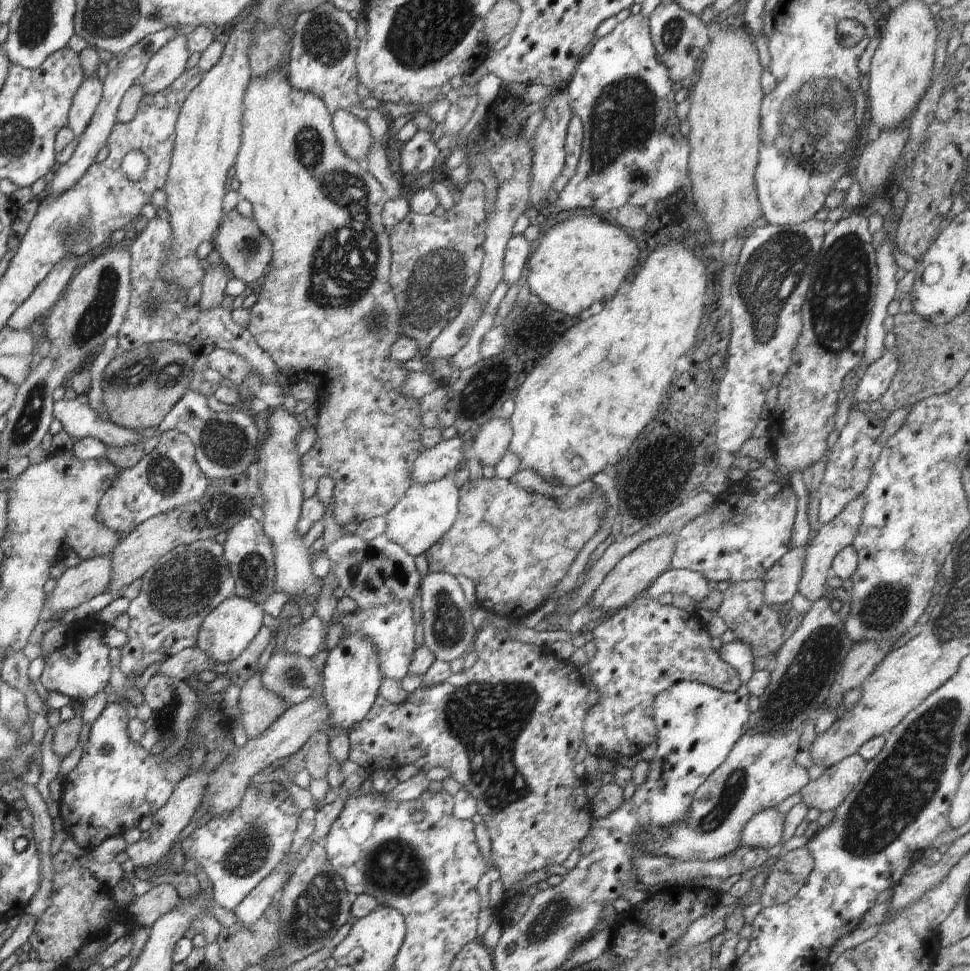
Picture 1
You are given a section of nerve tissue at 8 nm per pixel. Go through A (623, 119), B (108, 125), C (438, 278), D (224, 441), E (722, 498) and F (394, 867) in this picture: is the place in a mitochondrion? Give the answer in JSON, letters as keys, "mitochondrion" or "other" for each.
{"A":"mitochondrion","B":"other","C":"mitochondrion","D":"mitochondrion","E":"other","F":"mitochondrion"}

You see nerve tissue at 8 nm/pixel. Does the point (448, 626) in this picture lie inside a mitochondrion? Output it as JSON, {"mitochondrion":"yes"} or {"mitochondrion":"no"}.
{"mitochondrion":"yes"}

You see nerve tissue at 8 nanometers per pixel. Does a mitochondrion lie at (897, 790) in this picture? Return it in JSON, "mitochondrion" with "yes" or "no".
{"mitochondrion":"yes"}

